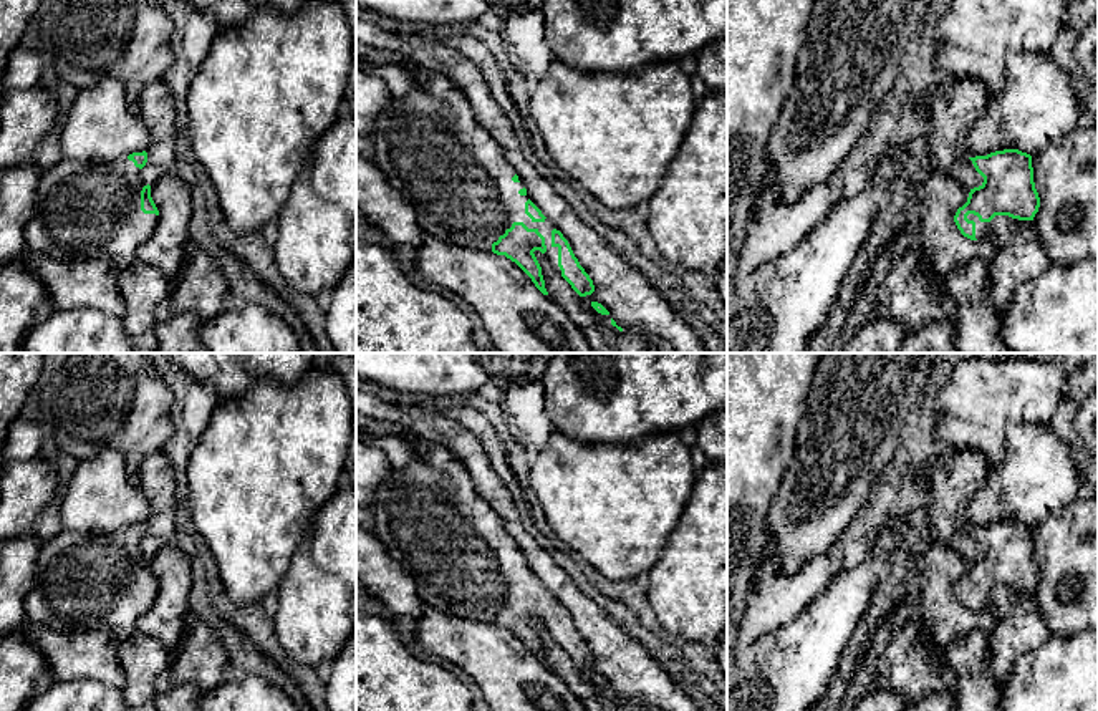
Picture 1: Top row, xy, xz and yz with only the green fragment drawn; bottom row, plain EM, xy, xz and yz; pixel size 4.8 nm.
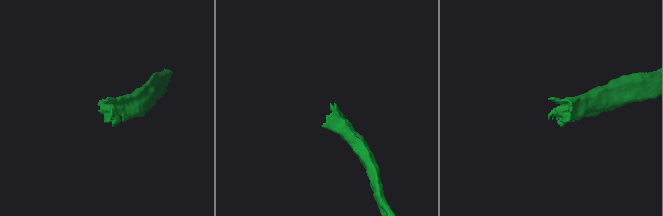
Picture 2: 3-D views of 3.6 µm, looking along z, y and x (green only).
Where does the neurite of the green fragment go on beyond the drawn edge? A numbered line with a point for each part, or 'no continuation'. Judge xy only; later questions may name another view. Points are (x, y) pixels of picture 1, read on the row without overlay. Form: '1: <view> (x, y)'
1: xy (81, 580)

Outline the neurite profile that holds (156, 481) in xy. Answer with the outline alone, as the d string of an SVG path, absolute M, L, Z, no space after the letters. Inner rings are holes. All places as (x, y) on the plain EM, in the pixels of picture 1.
M164 451L146 457L139 469L139 491L149 501L147 534L141 540L146 555L154 555L176 532L177 487L171 459Z

